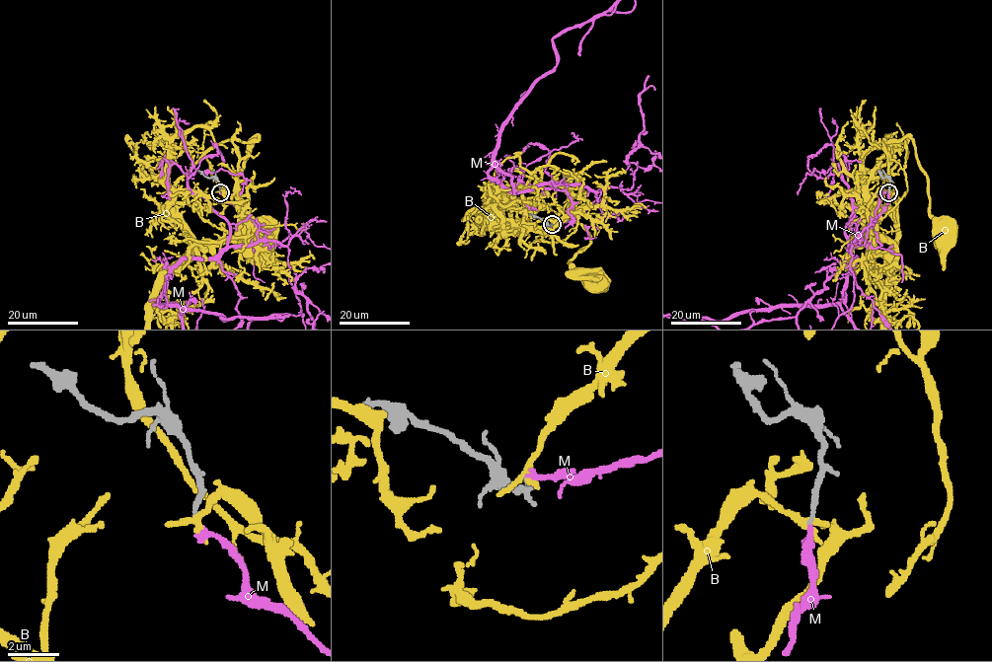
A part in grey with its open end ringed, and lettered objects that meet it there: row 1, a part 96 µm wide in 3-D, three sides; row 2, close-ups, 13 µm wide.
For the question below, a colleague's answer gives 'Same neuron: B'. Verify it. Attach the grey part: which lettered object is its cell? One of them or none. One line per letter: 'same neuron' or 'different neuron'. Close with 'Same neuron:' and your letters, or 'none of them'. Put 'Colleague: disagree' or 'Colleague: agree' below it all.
B: different neuron
M: same neuron
Same neuron: M
Colleague: disagree

